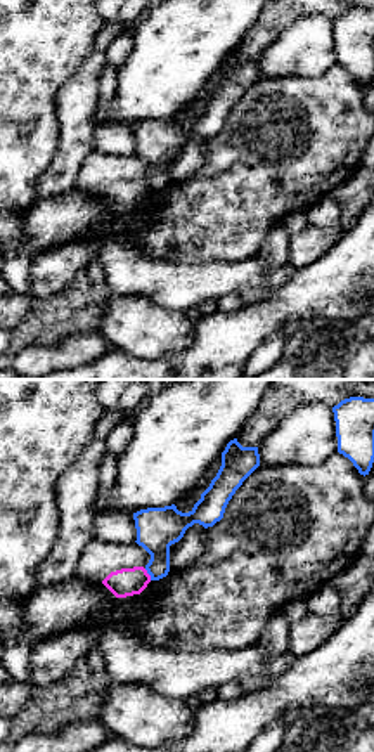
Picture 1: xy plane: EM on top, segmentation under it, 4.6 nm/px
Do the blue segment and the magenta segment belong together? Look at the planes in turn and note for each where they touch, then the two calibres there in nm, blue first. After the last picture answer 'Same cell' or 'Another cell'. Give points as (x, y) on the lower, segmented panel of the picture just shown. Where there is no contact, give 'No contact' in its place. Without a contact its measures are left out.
Touches blue at (148, 572). Thickness 190 nm (blue) against 130 nm

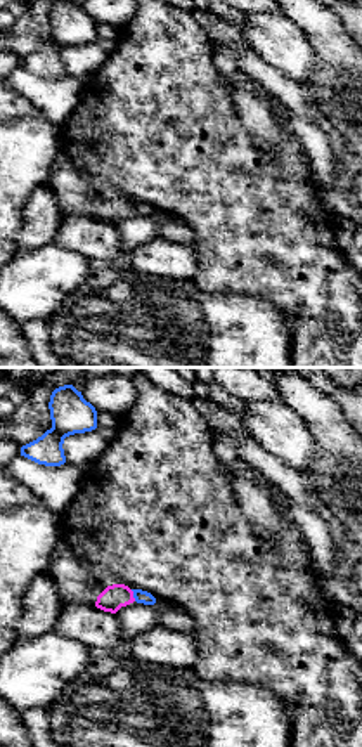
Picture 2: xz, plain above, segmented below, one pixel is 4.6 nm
Touches blue at (134, 595). Thickness 60 nm (blue) against 120 nm

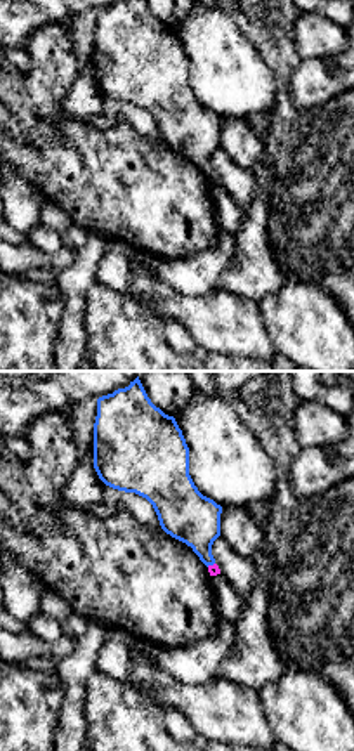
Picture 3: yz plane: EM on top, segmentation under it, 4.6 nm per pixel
Touches blue at (210, 564). Thickness 240 nm (blue) against 50 nm

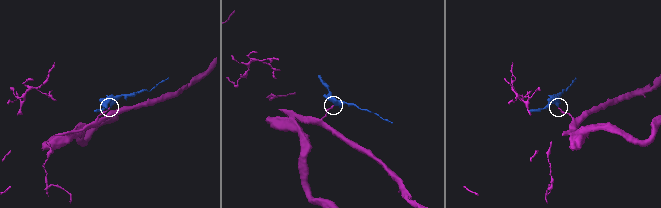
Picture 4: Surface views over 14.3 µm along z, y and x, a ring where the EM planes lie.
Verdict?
Another cell

